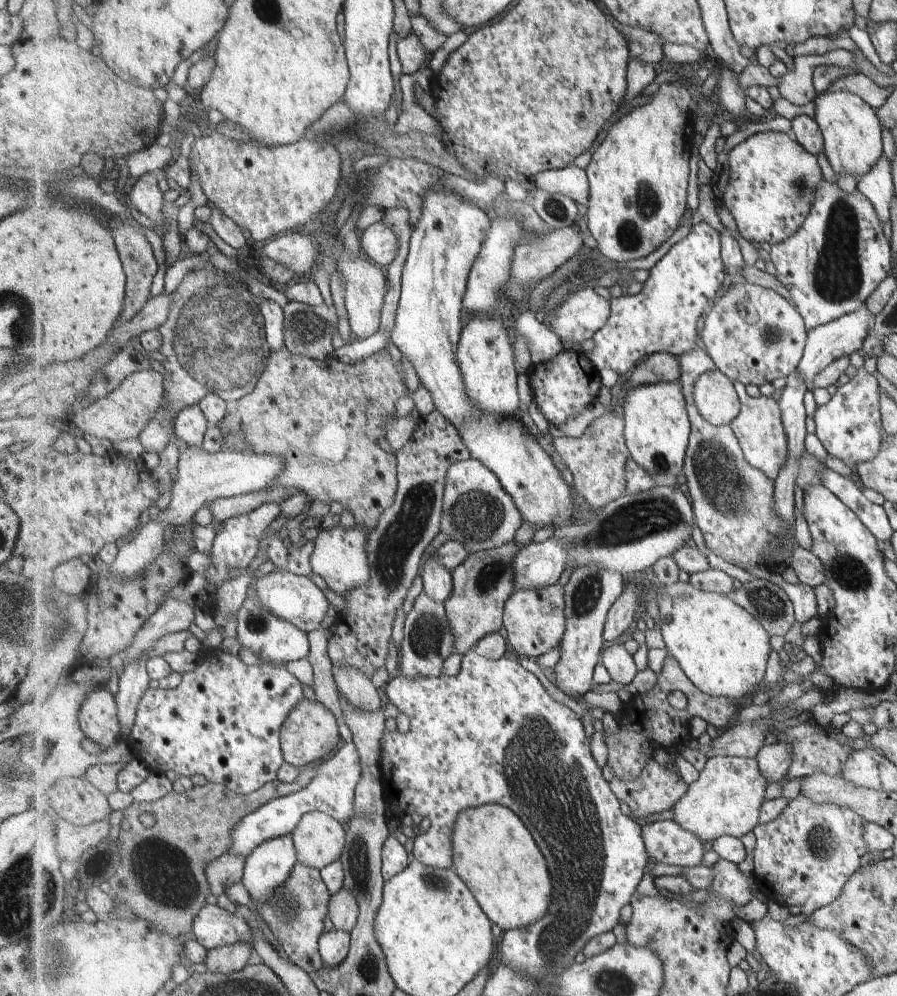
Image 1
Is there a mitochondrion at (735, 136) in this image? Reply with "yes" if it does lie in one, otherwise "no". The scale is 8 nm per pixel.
no

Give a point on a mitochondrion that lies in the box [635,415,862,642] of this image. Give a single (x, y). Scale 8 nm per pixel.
(727, 489)

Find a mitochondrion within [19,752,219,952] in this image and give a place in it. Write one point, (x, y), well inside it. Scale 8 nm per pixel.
(169, 879)

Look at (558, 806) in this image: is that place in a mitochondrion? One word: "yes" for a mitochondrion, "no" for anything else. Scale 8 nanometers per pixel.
yes

